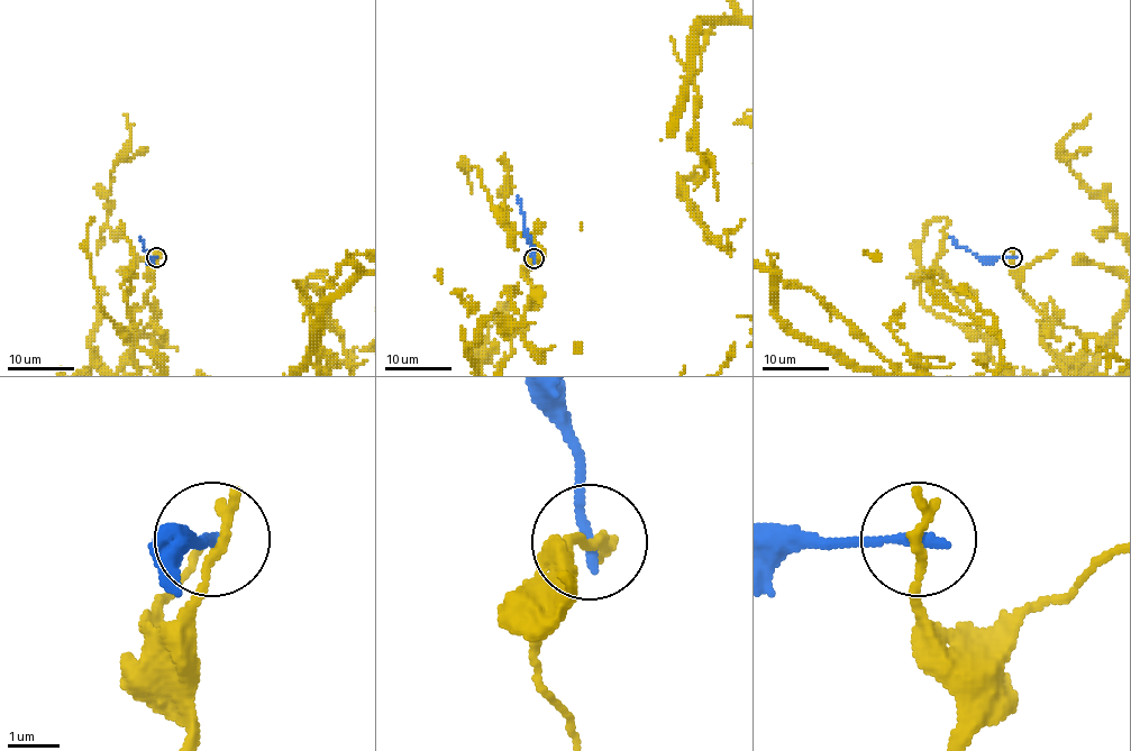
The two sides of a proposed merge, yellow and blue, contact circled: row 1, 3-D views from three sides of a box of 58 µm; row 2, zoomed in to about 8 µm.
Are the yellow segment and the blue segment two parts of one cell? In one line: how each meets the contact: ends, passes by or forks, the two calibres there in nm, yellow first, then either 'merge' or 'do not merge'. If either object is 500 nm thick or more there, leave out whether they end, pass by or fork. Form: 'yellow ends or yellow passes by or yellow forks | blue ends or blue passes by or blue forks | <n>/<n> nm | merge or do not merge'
yellow ends | blue ends | 240/240 nm | do not merge

